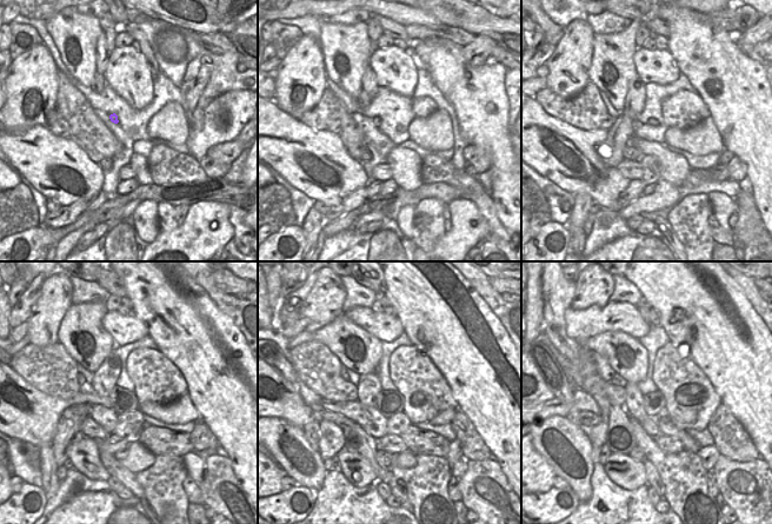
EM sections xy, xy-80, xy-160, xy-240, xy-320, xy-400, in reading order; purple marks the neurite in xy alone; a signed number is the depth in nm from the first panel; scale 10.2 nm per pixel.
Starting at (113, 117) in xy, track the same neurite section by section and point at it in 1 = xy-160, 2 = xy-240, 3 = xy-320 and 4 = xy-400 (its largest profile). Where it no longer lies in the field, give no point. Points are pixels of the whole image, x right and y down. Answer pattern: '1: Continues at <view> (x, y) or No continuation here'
1: Continues at xy-160 (636, 125)
2: Continues at xy-240 (124, 402)
3: Continues at xy-320 (390, 403)
4: Continues at xy-400 (653, 402)

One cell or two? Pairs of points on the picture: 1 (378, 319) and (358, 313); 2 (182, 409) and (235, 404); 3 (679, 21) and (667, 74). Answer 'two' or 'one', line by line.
1: one
2: two
3: two

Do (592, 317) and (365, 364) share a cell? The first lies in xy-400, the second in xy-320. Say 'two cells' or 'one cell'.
two cells

